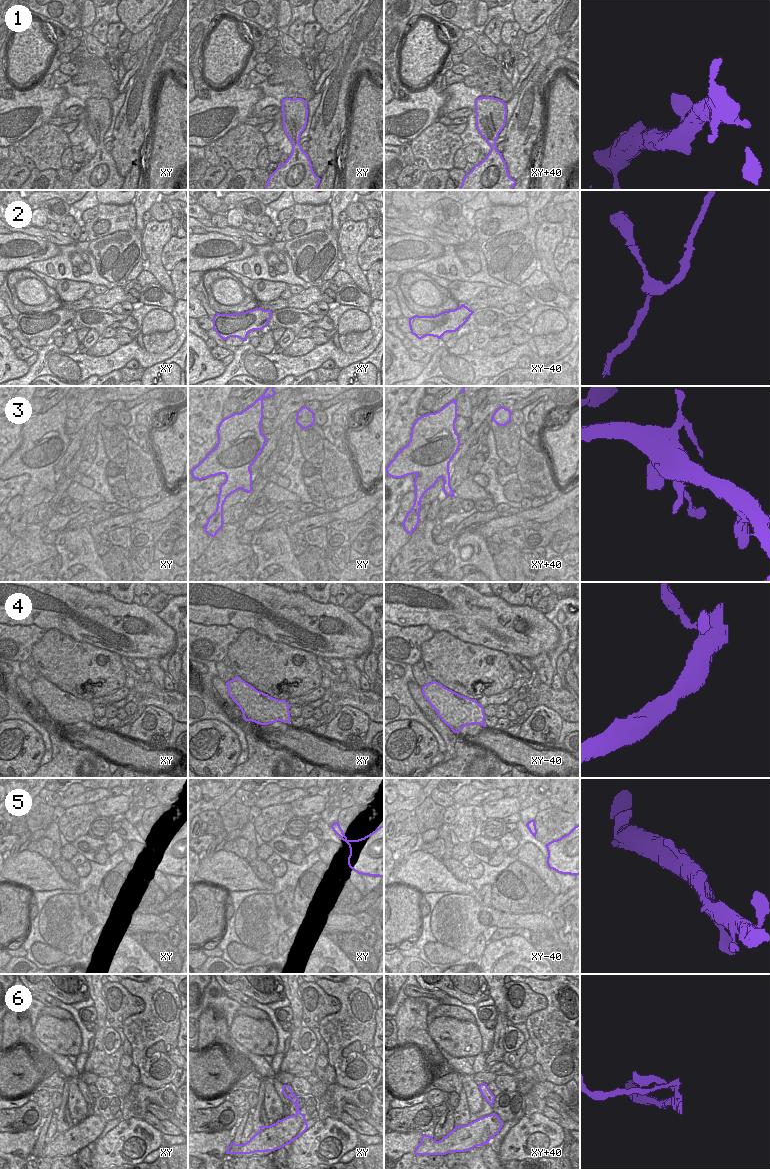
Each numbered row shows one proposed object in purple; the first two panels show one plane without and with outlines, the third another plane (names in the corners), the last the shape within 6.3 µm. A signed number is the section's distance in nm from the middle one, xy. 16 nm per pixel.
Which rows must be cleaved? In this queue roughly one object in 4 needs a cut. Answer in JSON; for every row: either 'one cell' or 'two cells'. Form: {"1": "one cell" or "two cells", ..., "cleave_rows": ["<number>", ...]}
{"1": "one cell", "2": "one cell", "3": "one cell", "4": "one cell", "5": "one cell", "6": "two cells", "cleave_rows": ["6"]}

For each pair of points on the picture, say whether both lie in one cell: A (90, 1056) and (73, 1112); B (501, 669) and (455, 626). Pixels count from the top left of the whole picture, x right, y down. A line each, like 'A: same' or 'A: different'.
A: different
B: different

